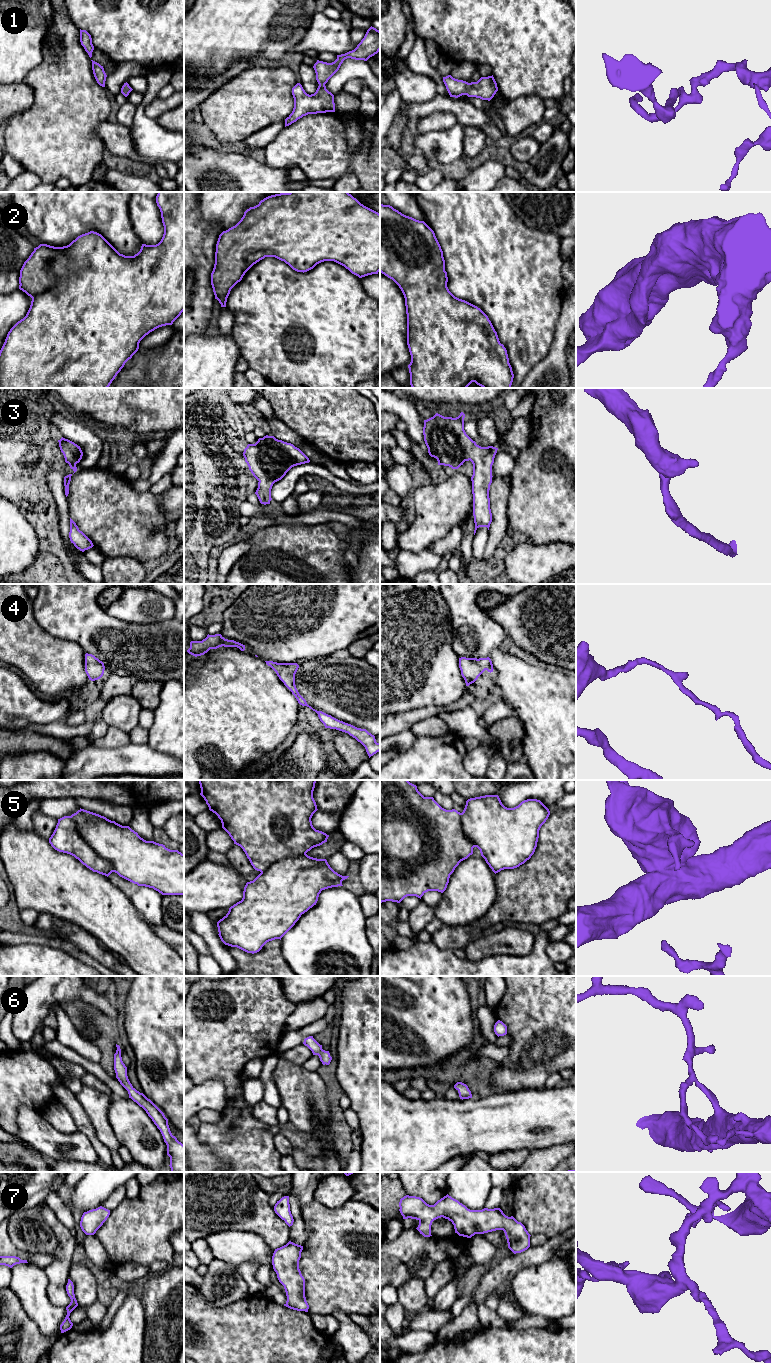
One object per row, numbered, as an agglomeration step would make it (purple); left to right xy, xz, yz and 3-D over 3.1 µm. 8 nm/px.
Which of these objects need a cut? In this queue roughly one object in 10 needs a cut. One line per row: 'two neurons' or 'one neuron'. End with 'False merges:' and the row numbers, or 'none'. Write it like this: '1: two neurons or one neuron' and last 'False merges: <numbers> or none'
1: one neuron
2: one neuron
3: one neuron
4: one neuron
5: one neuron
6: one neuron
7: one neuron
False merges: none

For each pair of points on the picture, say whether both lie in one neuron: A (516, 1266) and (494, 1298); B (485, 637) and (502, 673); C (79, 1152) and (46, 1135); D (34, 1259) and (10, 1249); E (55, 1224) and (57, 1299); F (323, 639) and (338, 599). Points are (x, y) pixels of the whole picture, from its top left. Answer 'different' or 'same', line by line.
A: different
B: different
C: same
D: same
E: same
F: same

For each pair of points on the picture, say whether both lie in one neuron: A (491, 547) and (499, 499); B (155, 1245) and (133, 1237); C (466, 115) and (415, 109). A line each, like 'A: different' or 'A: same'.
A: same
B: same
C: same

